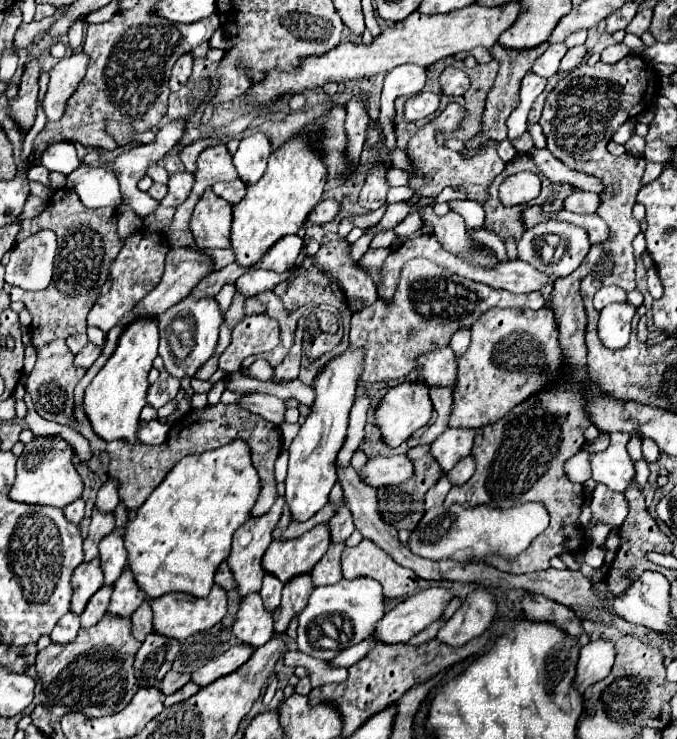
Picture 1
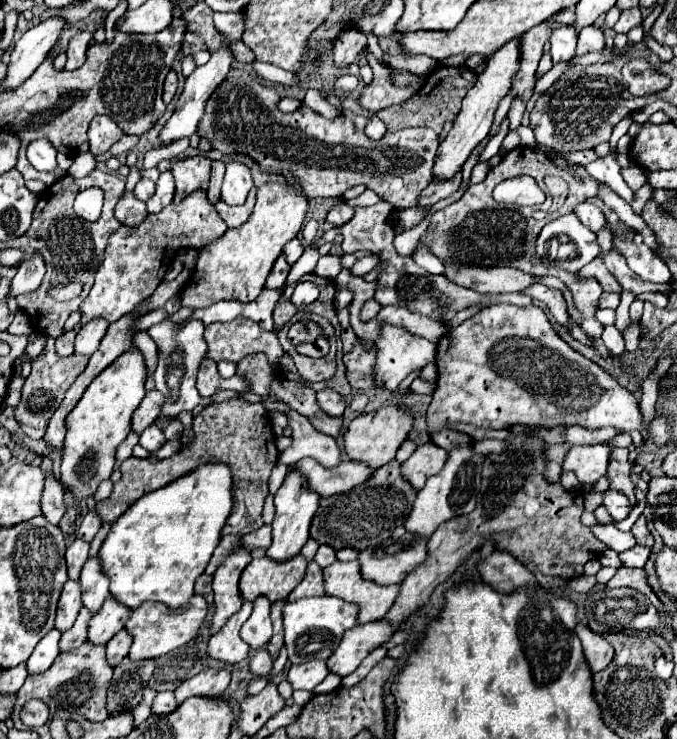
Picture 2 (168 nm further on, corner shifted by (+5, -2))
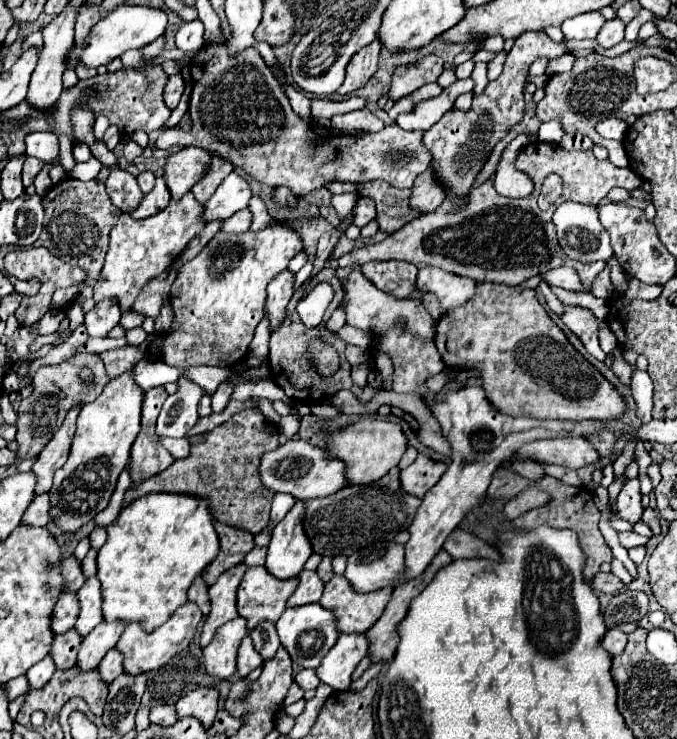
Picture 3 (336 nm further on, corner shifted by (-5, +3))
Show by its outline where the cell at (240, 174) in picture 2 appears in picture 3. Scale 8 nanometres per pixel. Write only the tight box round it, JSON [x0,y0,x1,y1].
[204,173,252,221]

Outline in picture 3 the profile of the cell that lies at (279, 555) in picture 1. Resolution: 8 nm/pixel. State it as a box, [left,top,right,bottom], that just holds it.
[238,567,298,629]

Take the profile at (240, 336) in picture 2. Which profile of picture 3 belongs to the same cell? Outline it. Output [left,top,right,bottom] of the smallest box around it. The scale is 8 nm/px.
[162,221,302,367]

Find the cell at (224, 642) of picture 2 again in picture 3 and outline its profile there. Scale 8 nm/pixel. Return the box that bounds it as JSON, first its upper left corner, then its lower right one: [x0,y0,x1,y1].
[204,615,248,679]

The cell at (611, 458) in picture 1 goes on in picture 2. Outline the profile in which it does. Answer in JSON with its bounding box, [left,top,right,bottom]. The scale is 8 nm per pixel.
[562,446,608,484]

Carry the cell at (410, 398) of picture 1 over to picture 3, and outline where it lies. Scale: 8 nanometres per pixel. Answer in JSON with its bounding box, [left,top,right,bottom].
[328,419,408,485]

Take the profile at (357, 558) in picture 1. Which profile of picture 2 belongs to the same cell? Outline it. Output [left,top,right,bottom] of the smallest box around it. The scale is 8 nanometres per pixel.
[324,560,400,624]

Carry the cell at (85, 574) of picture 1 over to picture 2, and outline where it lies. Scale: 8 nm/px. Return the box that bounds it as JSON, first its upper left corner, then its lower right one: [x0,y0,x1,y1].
[54,580,82,630]

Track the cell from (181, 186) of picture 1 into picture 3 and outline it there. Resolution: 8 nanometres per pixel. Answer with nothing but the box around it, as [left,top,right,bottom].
[132,177,172,219]

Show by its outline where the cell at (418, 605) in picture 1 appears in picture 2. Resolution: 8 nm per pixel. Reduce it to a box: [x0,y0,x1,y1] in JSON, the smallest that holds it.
[326,620,392,676]

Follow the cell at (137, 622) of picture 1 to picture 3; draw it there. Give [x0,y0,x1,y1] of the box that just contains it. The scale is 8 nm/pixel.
[98,647,124,683]

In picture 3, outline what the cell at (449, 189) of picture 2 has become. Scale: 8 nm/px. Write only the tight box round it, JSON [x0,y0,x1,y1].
[358,181,419,233]

